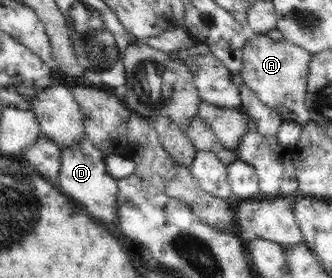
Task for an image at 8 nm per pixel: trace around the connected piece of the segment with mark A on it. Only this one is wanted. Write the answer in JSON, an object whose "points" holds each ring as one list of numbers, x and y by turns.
{"points":[[250,33,242,48,242,65,240,77,255,94,256,97,277,111,282,120,290,120,300,125,310,121,305,95,307,92,307,75,311,54,303,47,291,44,284,39,273,40,266,34]]}

